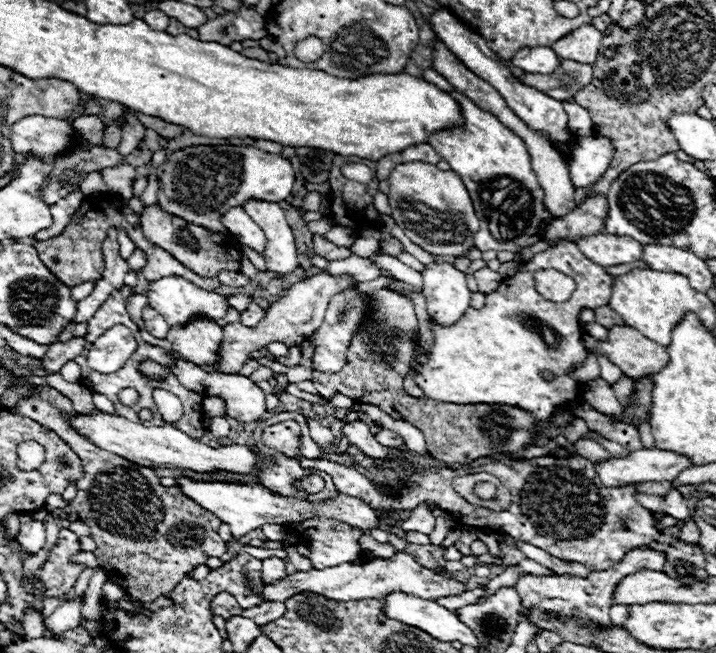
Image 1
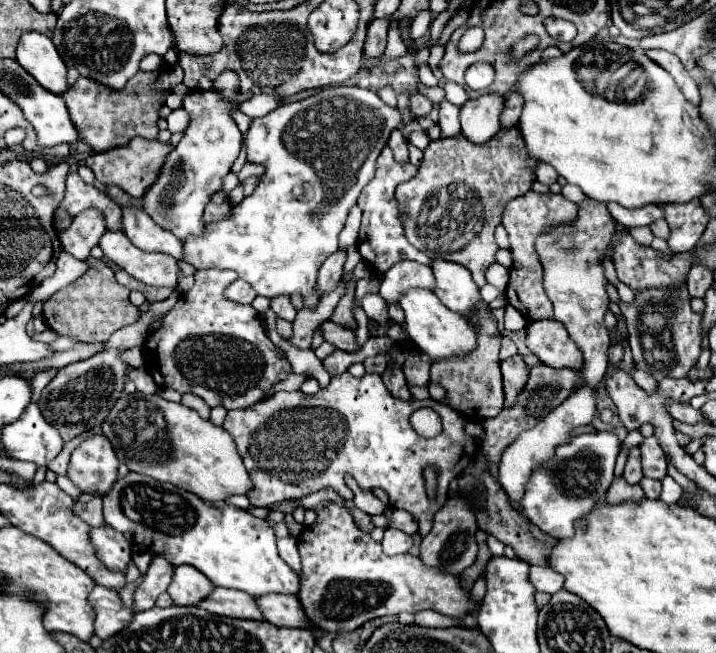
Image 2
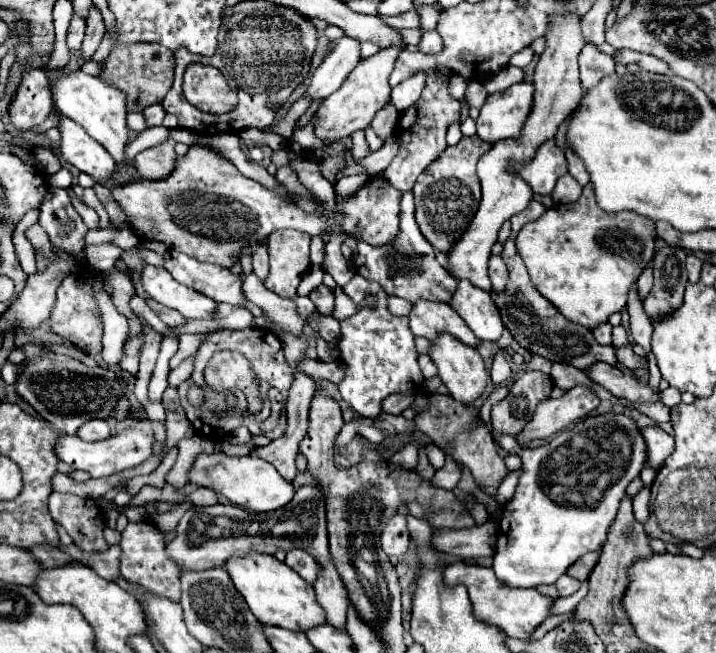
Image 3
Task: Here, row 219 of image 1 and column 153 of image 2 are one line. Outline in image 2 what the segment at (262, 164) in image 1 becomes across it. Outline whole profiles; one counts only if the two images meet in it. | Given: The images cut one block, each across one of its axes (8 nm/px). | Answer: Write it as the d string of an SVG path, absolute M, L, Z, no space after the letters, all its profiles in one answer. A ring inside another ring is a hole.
M228 68L218 74L212 90L194 90L184 98L182 108L190 116L184 136L166 156L156 182L140 198L146 214L150 214L158 226L170 230L182 242L188 236L204 234L204 208L210 198L222 190L222 180L240 154L242 132L232 118L232 112L238 110L238 86L238 74Z

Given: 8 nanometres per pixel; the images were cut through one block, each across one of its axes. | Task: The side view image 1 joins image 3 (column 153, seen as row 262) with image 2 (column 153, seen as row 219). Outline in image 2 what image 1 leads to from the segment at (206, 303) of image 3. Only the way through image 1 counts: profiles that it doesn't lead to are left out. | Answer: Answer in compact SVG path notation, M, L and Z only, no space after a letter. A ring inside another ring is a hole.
M106 230L98 242L104 256L148 286L176 288L178 264L162 252L142 252L120 230Z

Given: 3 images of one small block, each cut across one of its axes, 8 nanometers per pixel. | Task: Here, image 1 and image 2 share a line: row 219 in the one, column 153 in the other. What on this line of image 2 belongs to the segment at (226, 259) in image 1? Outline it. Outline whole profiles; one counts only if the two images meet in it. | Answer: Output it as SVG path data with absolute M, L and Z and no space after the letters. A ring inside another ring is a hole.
M136 136L124 146L116 146L106 152L94 152L84 162L86 166L92 168L92 172L96 174L96 180L102 182L104 186L118 186L132 198L140 198L146 186L150 186L150 182L154 182L154 178L158 176L158 166L162 166L162 158L166 158L170 150L172 150L170 144L162 144L158 140L146 140L146 138Z

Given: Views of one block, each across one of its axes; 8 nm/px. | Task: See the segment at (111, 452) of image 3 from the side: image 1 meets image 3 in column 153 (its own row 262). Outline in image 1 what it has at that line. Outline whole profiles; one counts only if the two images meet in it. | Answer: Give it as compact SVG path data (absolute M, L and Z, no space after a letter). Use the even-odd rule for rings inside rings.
M432 262L422 270L426 308L432 320L440 324L454 324L470 306L470 290L466 274L450 262Z

